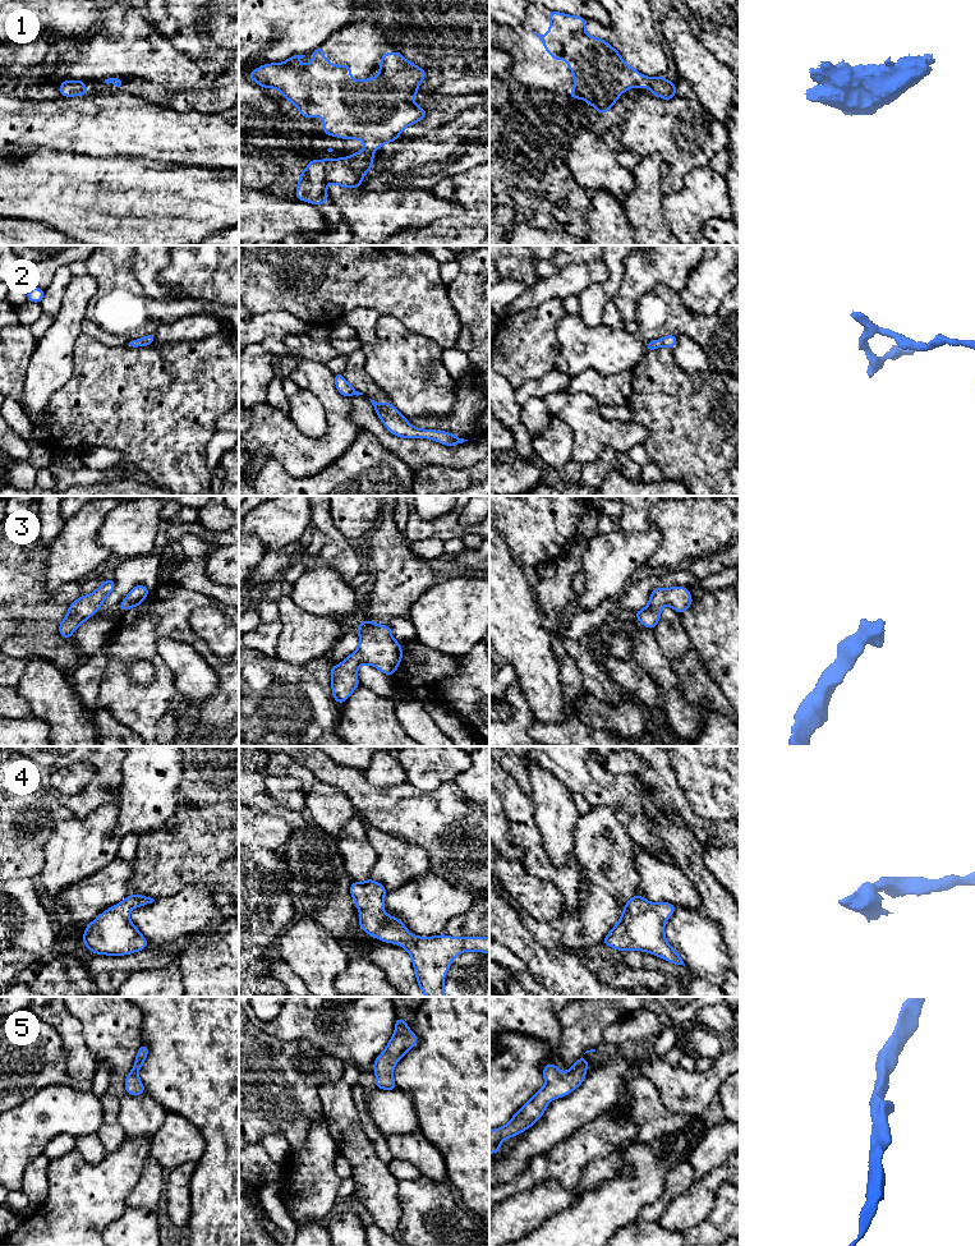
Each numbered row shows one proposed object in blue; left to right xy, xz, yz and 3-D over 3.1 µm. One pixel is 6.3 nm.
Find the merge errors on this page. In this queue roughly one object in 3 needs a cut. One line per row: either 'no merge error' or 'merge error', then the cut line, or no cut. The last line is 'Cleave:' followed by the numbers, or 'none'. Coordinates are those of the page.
1: no merge error; cut none
2: no merge error; cut none
3: no merge error; cut none
4: no merge error; cut none
5: no merge error; cut none
Cleave: none

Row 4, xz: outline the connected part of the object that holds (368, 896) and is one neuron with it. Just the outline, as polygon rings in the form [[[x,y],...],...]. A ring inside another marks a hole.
[[[371,878],[363,883],[353,881],[350,895],[360,911],[362,930],[380,941],[405,948],[411,956],[418,985],[426,997],[446,997],[443,978],[454,958],[465,951],[489,953],[489,938],[455,938],[445,934],[415,937],[397,918],[383,911],[386,893],[387,889]]]

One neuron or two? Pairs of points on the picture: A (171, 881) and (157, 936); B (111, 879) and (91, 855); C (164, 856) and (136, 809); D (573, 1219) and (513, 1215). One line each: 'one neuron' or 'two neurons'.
A: two neurons
B: two neurons
C: two neurons
D: two neurons

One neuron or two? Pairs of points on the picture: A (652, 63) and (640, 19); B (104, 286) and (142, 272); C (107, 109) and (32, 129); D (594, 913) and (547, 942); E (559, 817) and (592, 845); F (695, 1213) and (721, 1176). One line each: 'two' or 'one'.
A: one
B: two
C: one
D: one
E: two
F: one

